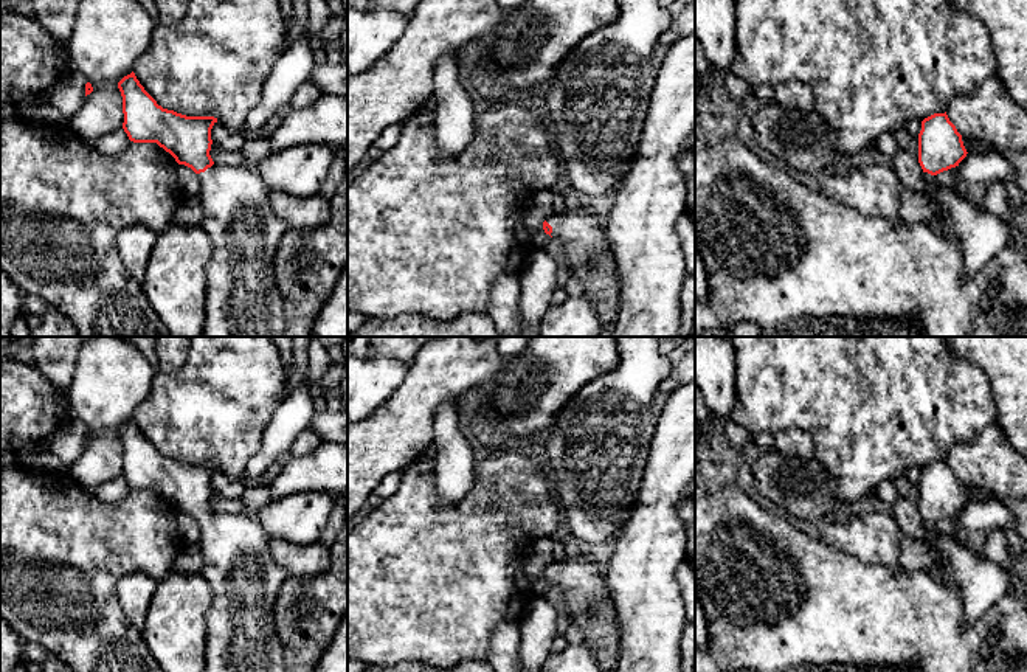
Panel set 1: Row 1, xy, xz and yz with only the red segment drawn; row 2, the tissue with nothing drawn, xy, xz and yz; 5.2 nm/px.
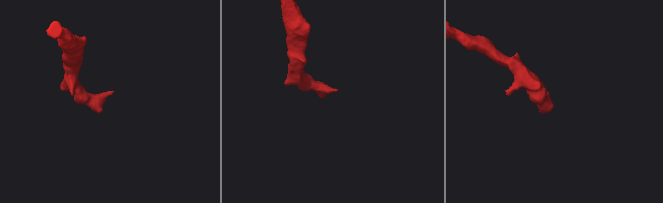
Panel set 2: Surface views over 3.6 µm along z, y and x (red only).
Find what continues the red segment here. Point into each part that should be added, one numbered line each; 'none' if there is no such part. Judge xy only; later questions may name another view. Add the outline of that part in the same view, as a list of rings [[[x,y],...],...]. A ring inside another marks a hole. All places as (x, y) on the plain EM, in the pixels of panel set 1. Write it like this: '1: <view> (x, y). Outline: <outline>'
1: xy (241, 629). Outline: [[[213,512],[200,526],[202,568],[213,601],[206,611],[205,672],[285,672],[284,646],[276,630],[275,605],[289,573],[270,556],[270,535],[251,512]]]

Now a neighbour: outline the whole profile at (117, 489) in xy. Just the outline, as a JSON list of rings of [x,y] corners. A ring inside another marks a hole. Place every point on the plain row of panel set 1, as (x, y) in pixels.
[[[121,475],[121,476],[116,476],[113,480],[102,483],[92,492],[101,501],[118,503],[127,497],[129,490],[130,490],[130,487],[129,487],[127,481],[124,480],[124,476]]]

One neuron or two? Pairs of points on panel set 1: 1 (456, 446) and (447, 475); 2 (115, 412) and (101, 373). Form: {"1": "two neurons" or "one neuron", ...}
{"1": "one neuron", "2": "one neuron"}

